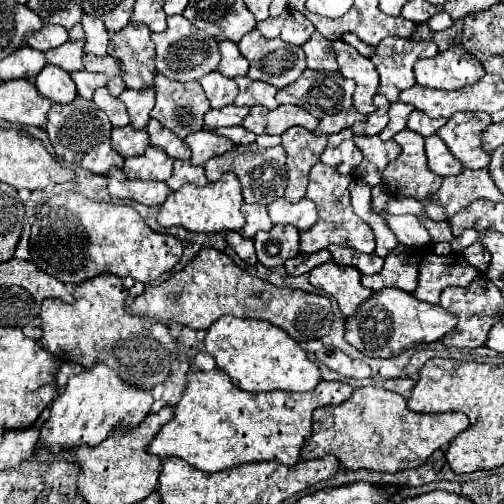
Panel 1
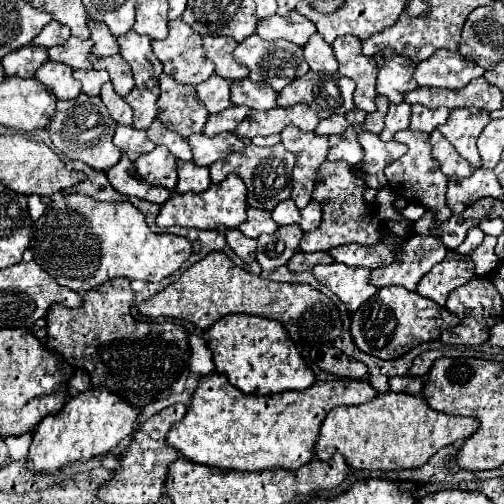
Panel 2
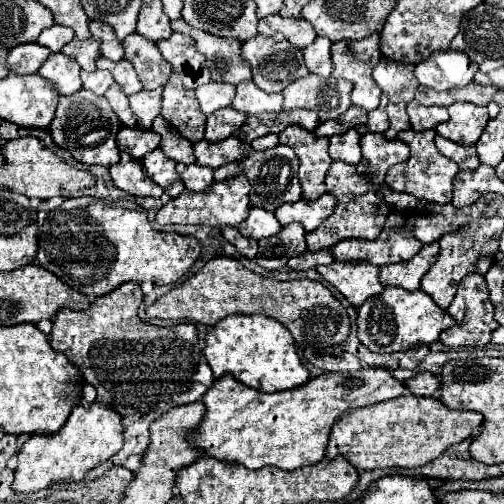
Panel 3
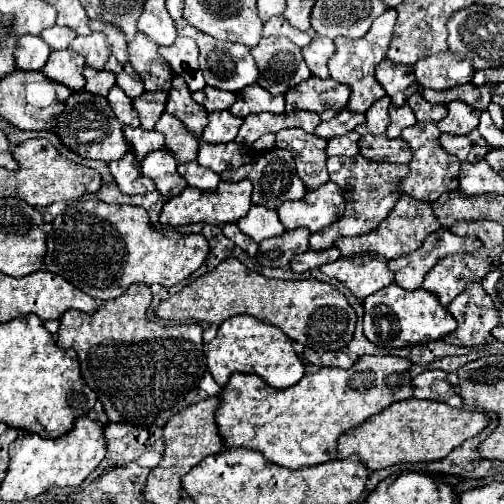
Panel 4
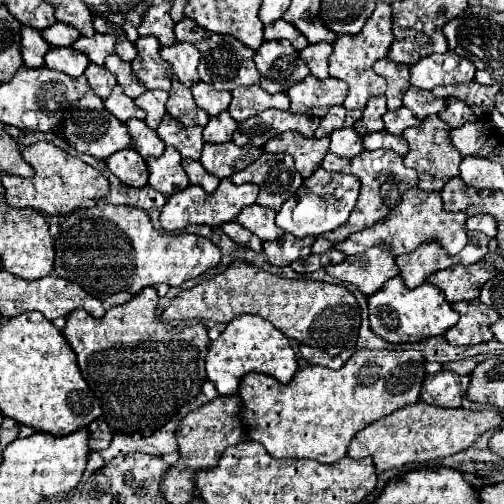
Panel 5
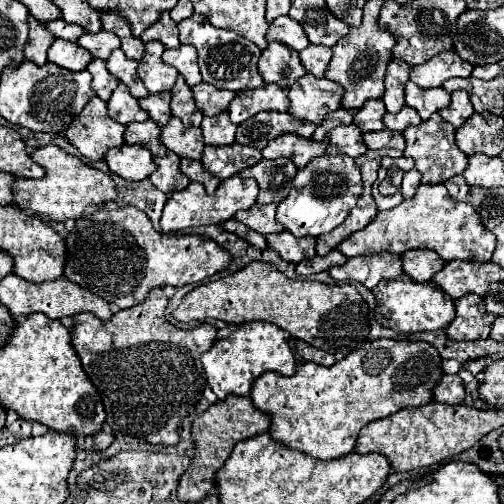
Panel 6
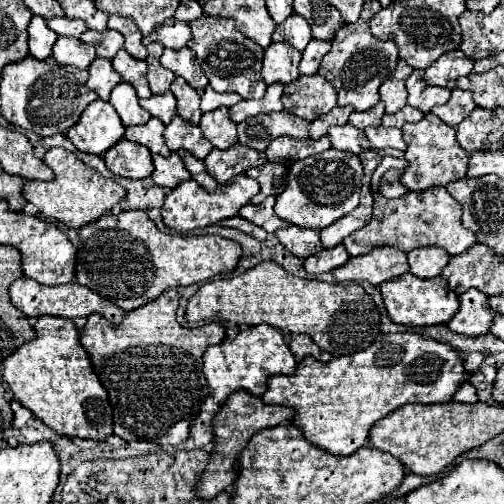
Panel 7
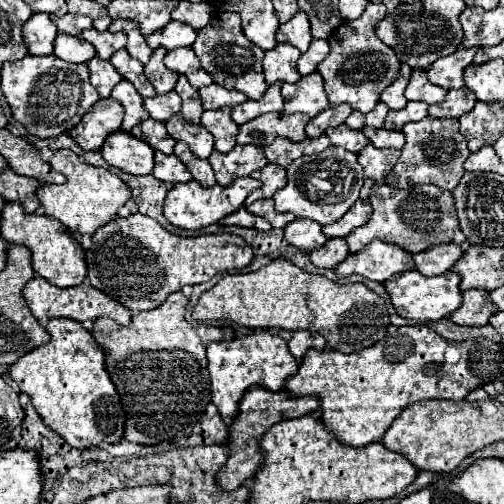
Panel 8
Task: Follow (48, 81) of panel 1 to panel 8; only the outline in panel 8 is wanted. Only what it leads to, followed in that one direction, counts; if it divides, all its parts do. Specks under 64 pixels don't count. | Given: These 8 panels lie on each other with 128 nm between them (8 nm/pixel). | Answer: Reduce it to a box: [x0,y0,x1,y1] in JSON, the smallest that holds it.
[54,34,96,62]

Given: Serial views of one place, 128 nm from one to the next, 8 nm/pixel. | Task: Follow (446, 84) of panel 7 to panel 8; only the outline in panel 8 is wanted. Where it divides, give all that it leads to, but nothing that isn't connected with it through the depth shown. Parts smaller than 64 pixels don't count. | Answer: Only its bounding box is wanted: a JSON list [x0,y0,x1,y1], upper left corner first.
[428,48,476,90]

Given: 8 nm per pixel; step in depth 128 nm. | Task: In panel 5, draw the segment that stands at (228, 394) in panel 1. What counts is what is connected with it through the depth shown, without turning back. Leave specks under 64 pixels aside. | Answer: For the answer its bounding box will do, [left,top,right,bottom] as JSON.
[240,350,424,464]

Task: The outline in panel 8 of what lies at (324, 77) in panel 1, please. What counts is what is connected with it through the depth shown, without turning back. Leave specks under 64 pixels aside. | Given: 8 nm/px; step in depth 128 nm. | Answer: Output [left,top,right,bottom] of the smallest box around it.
[282,72,330,118]

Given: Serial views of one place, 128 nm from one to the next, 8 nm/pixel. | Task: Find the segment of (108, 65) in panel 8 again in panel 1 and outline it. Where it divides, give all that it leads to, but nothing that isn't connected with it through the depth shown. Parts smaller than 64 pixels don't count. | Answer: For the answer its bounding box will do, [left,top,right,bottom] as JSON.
[70,70,106,100]

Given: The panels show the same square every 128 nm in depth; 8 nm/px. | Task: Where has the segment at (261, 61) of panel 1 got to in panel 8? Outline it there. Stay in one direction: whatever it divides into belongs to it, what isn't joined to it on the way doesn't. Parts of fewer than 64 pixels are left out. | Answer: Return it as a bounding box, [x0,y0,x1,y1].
[264,44,300,84]

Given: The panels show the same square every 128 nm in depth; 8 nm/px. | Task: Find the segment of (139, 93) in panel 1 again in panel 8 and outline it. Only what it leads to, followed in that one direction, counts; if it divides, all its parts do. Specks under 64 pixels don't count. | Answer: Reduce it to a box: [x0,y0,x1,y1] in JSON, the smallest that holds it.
[144,90,180,122]

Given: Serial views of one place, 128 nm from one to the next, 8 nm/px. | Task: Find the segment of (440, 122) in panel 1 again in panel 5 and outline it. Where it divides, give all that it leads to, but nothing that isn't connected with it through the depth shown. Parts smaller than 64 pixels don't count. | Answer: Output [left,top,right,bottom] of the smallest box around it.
[404,86,446,120]

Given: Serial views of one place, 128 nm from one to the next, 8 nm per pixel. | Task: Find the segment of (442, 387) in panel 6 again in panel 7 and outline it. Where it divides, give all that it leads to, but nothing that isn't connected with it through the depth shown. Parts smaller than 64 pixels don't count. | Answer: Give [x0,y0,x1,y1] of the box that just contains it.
[452,382,478,402]

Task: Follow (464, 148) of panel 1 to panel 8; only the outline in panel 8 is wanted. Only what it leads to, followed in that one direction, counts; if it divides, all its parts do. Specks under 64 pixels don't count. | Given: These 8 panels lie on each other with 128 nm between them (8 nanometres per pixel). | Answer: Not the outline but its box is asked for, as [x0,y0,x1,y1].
[430,88,476,118]

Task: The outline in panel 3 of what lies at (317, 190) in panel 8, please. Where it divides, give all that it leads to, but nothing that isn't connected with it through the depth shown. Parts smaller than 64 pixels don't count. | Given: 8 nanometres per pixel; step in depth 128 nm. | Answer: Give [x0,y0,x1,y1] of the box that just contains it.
[274,194,336,232]

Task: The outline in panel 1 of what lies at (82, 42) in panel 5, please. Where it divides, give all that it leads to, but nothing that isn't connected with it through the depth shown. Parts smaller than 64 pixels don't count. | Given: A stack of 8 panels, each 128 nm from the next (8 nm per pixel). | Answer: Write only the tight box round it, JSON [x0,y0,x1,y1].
[46,40,82,72]

